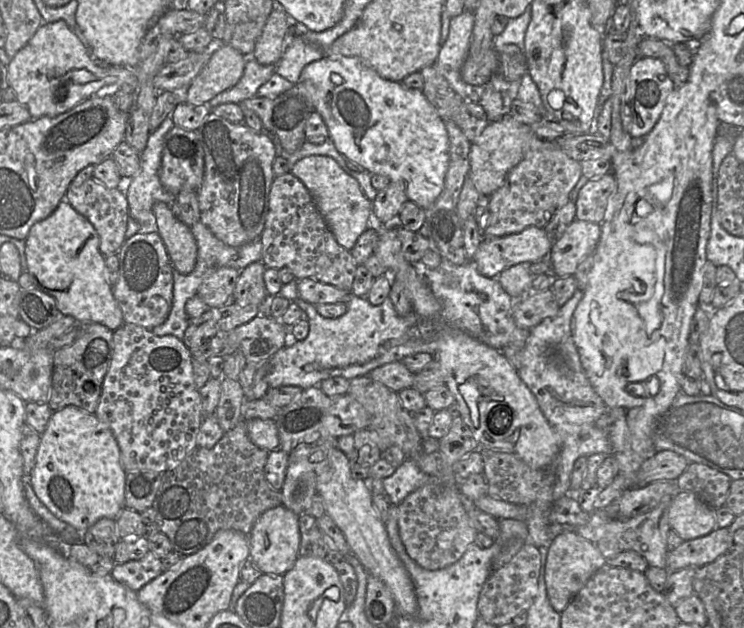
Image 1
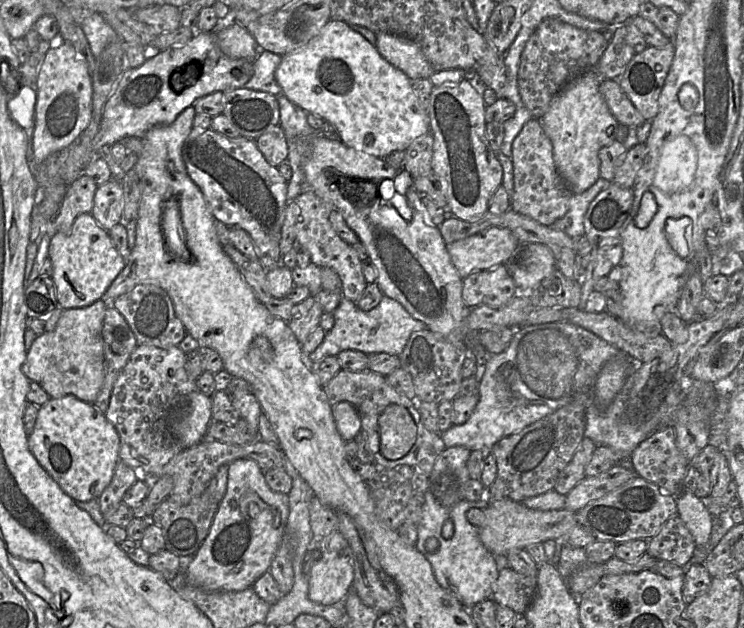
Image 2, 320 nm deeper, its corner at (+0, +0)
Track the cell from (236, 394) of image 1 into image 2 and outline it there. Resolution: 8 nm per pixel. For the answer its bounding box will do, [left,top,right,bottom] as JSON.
[186,461,289,592]

